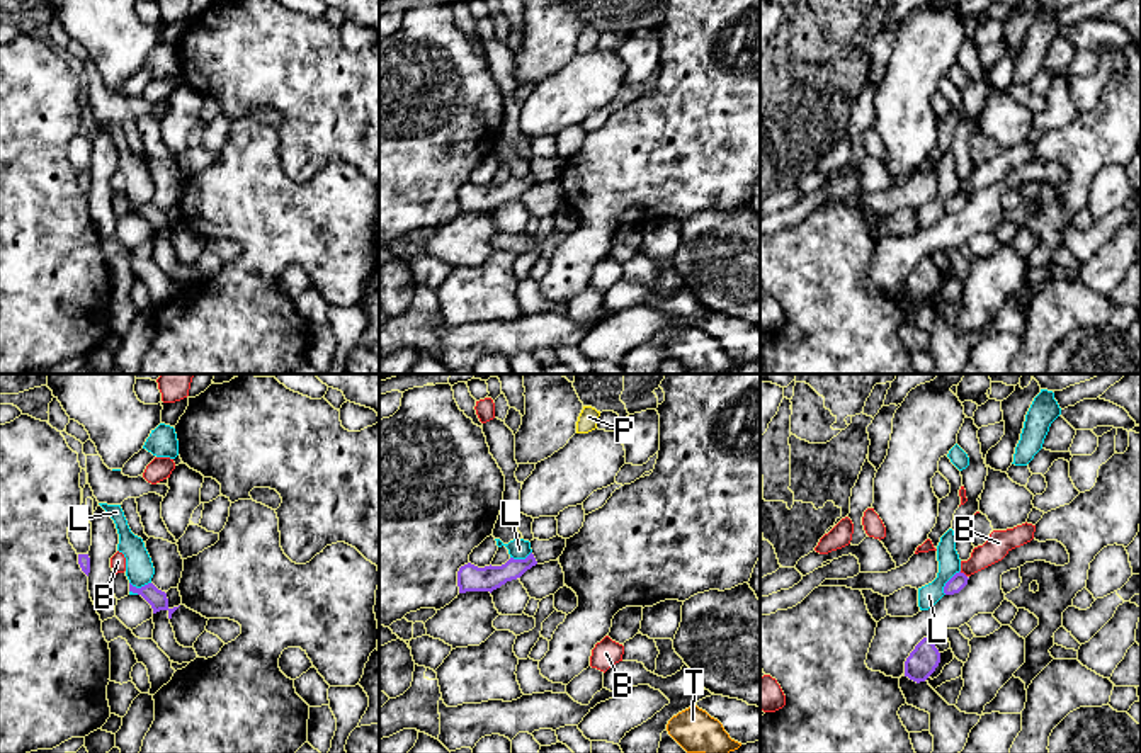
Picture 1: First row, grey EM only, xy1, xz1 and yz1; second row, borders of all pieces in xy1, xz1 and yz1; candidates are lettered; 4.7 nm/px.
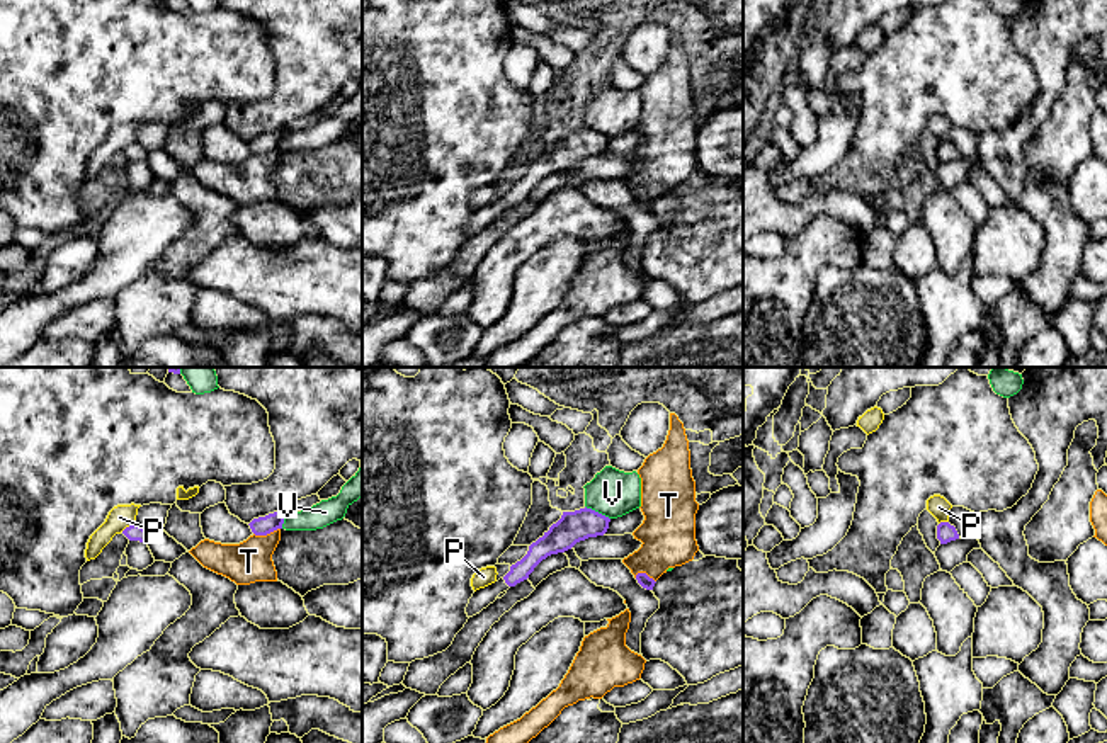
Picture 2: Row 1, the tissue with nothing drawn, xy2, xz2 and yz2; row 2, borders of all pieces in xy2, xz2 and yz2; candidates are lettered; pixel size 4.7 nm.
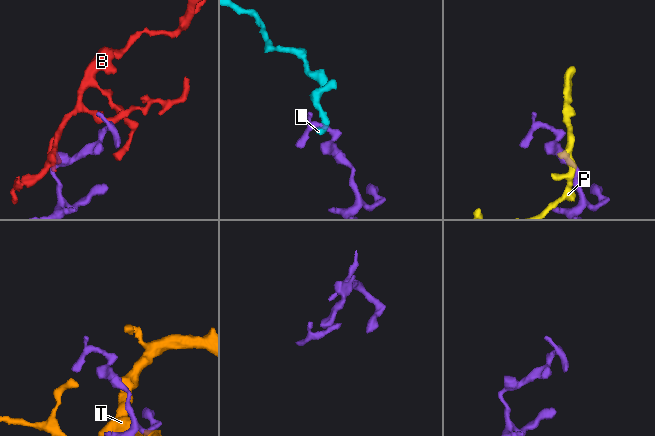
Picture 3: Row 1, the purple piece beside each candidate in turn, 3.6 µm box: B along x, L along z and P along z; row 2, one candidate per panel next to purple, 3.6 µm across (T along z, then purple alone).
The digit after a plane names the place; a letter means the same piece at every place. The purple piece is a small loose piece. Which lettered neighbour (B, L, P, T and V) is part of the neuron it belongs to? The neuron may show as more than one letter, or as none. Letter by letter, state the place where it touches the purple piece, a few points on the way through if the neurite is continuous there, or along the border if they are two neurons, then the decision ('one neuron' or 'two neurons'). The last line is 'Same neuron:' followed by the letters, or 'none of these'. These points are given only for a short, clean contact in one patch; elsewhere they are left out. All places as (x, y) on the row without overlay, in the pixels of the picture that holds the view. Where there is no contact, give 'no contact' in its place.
B: yz1 (963, 192) | two neurons
L: yz1 (947, 201) | along yz1 (959, 189), (946, 203), (944, 213) | two neurons
P: xy2 (130, 145) | two neurons
T: xy2 (266, 153) | along xy2 (279, 147), (266, 153), (254, 153) | two neurons
V: xz2 (597, 131) | two neurons
Same neuron: none of these

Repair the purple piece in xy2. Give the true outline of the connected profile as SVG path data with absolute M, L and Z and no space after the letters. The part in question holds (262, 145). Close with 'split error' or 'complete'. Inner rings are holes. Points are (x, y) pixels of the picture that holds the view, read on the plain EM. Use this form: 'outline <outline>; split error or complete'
outline M274 131L265 136L253 138L248 145L255 155L267 155L277 148L282 148L284 138L289 133Z; complete

